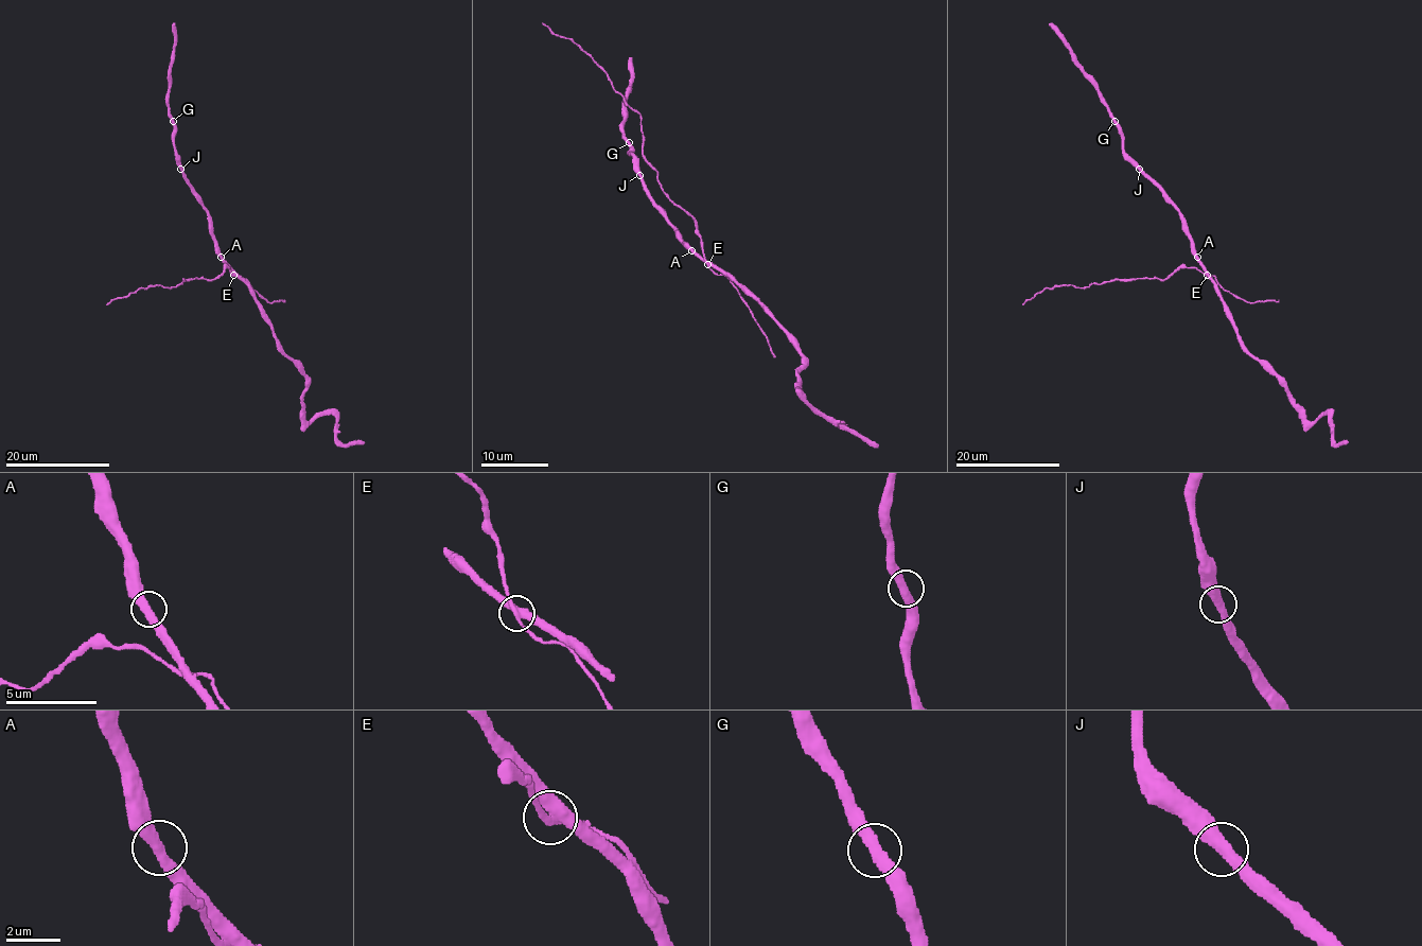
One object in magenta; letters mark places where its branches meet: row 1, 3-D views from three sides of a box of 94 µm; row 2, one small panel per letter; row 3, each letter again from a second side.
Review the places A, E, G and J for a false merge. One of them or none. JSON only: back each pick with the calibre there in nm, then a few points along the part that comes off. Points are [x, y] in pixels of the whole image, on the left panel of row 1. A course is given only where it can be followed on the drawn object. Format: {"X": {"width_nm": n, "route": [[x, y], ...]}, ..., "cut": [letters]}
{"E": {"width_nm": 380, "route": [[232, 275], [225, 268], [212, 280], [185, 279], [182, 284], [171, 287], [142, 287], [105, 304]]}, "cut": ["E"]}

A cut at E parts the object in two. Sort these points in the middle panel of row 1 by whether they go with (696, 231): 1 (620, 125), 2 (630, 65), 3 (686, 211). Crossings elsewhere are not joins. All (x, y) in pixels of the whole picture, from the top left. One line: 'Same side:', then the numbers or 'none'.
Same side: 3

